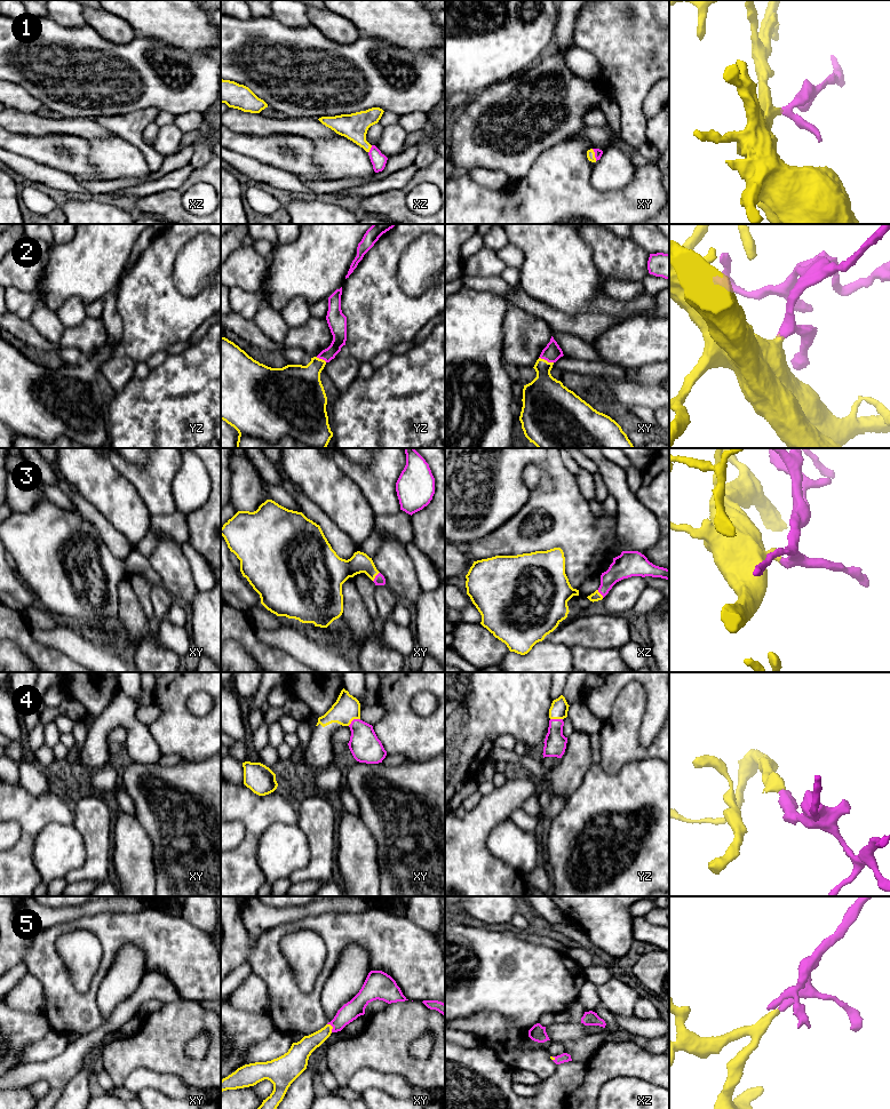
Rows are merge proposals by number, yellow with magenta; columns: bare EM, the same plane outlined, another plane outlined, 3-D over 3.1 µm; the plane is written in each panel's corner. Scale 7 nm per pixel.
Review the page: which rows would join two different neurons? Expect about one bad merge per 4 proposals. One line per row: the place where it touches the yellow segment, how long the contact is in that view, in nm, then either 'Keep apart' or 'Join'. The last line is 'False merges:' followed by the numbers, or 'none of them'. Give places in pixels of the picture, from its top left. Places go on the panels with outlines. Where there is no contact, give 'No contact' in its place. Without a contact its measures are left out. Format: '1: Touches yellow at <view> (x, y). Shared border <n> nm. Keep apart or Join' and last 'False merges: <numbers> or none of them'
1: Touches yellow at xy (594, 154). Shared border 90 nm. Join
2: Touches yellow at xy (546, 360). Shared border 110 nm. Join
3: Touches yellow at xy (375, 575). Shared border 80 nm. Join
4: Touches yellow at xy (354, 718). Shared border 100 nm. Join
5: Touches yellow at xy (332, 1027). Shared border 70 nm. Join
False merges: none of them

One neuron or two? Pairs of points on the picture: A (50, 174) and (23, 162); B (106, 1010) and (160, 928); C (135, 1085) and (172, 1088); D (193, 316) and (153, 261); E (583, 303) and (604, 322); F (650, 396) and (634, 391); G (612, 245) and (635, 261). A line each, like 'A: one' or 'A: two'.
A: one
B: two
C: one
D: one
E: two
F: one
G: one

